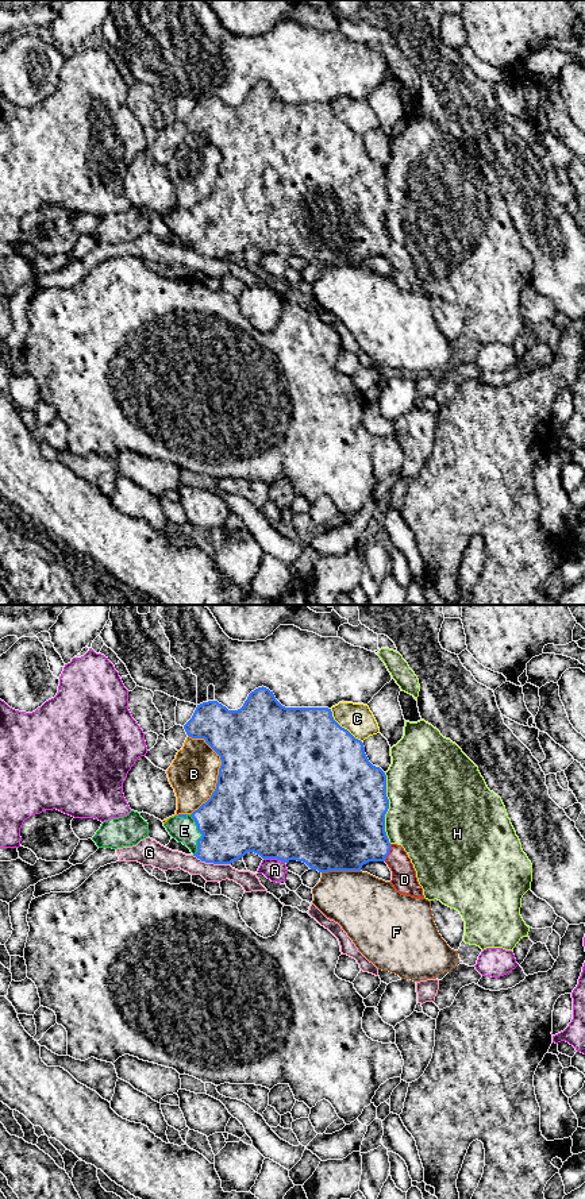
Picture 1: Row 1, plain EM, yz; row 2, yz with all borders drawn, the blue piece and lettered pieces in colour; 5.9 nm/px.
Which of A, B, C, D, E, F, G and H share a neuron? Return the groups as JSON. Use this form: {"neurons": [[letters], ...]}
{"neurons": [["A"], ["B"], ["C"], ["D", "H"], ["E"], ["F"], ["G"]]}

